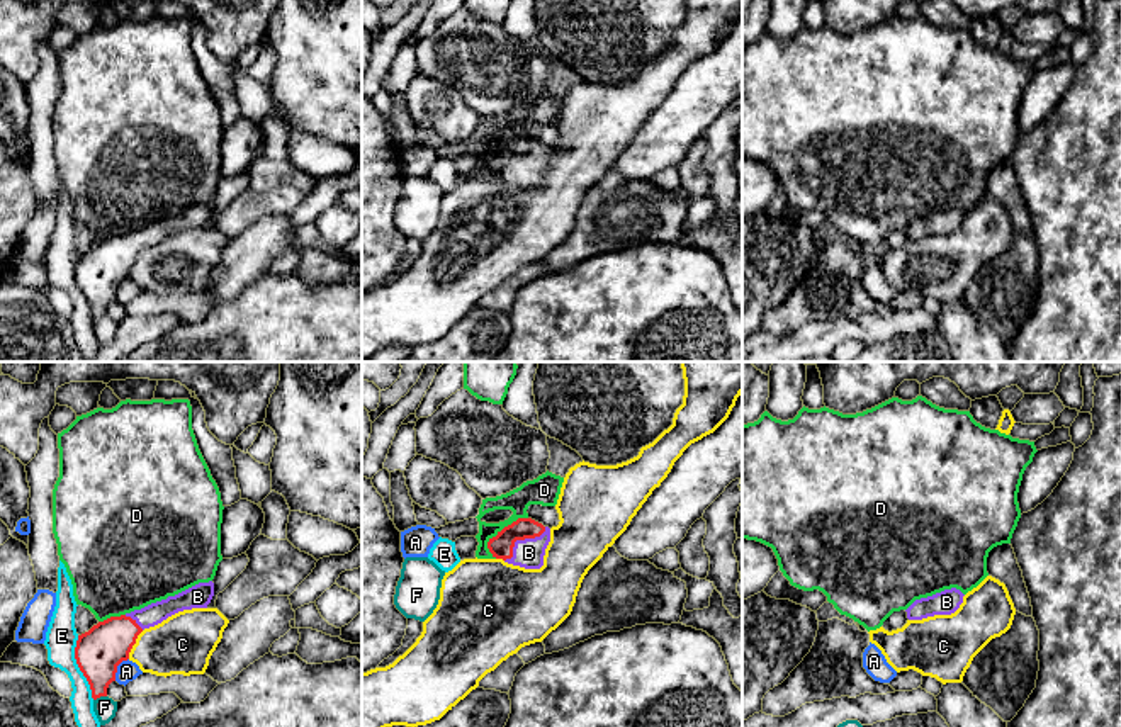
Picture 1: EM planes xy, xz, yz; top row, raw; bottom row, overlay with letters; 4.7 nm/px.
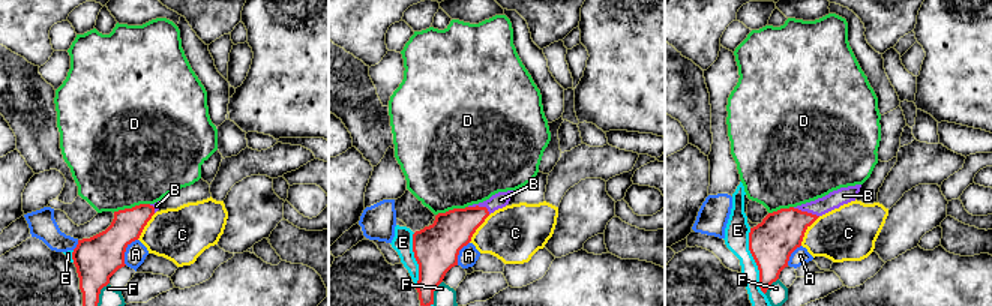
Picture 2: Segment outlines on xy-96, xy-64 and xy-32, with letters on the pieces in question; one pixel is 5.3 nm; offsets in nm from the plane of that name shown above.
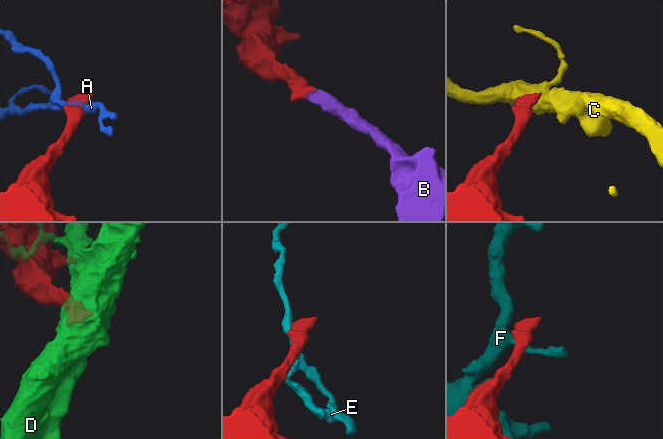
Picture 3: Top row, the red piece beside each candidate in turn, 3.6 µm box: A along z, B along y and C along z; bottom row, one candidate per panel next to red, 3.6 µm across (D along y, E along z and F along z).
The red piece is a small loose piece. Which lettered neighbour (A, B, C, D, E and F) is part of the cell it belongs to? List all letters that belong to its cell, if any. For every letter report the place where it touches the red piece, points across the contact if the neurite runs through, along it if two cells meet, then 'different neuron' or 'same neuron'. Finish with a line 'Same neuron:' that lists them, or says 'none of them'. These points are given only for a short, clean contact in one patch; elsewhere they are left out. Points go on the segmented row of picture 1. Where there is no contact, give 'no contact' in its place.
A: contact xy (116, 668); different neuron
B: contact xz (520, 539); way xz (501, 546), (520, 539), (529, 552); same neuron
C: contact xy (135, 642); border xy (143, 631), (128, 658); different neuron
D: contact xz (501, 530); different neuron
E: contact xy (78, 666); different neuron
F: contact xy (99, 697); border xy (106, 695), (94, 700); different neuron
Same neuron: B

